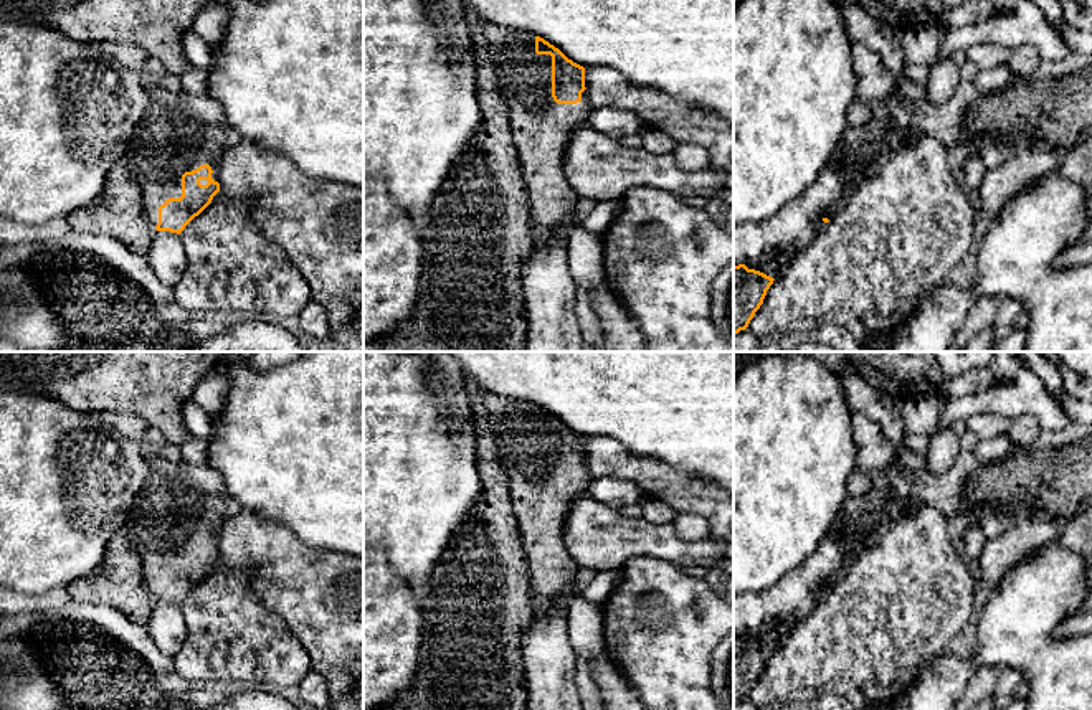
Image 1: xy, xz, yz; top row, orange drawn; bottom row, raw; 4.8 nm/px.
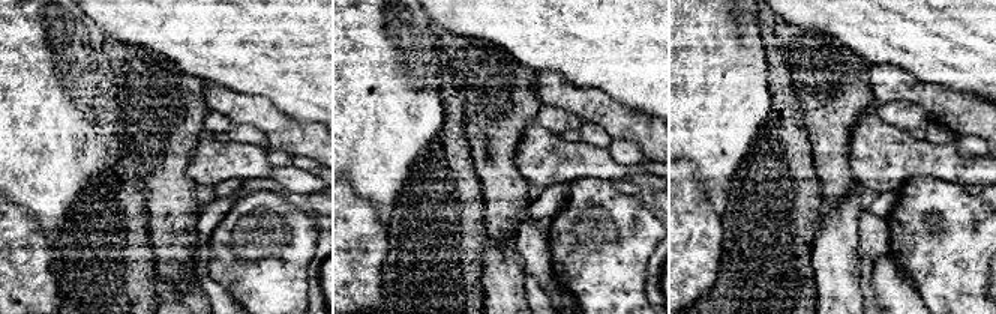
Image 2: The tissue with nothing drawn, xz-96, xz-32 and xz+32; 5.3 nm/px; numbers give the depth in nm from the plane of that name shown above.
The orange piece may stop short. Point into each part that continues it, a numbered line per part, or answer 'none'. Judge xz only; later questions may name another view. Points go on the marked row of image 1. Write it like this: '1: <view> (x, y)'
1: xz (541, 127)

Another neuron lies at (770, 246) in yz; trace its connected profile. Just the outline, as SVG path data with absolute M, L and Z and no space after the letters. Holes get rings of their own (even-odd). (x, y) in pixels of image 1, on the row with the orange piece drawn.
M849 159L829 162L814 183L773 218L734 226L734 266L745 264L773 279L790 269L811 241L846 206L854 188Z

